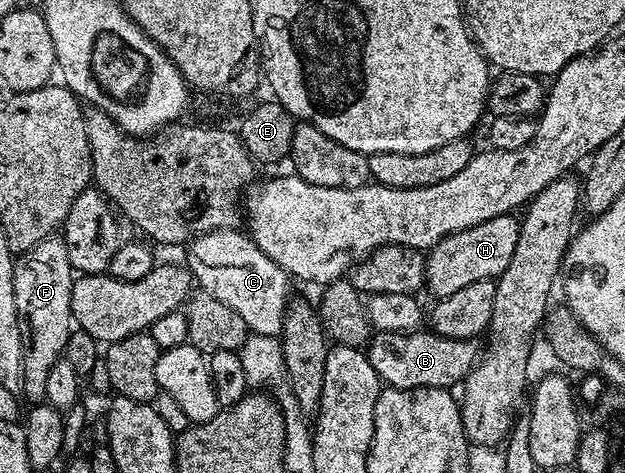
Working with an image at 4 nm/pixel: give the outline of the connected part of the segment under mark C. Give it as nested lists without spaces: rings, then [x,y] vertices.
[[[218,228],[215,232],[202,232],[190,239],[187,267],[193,274],[200,291],[211,294],[231,306],[248,326],[250,333],[258,336],[280,337],[283,318],[291,303],[289,283],[291,277],[252,238],[237,228]]]

